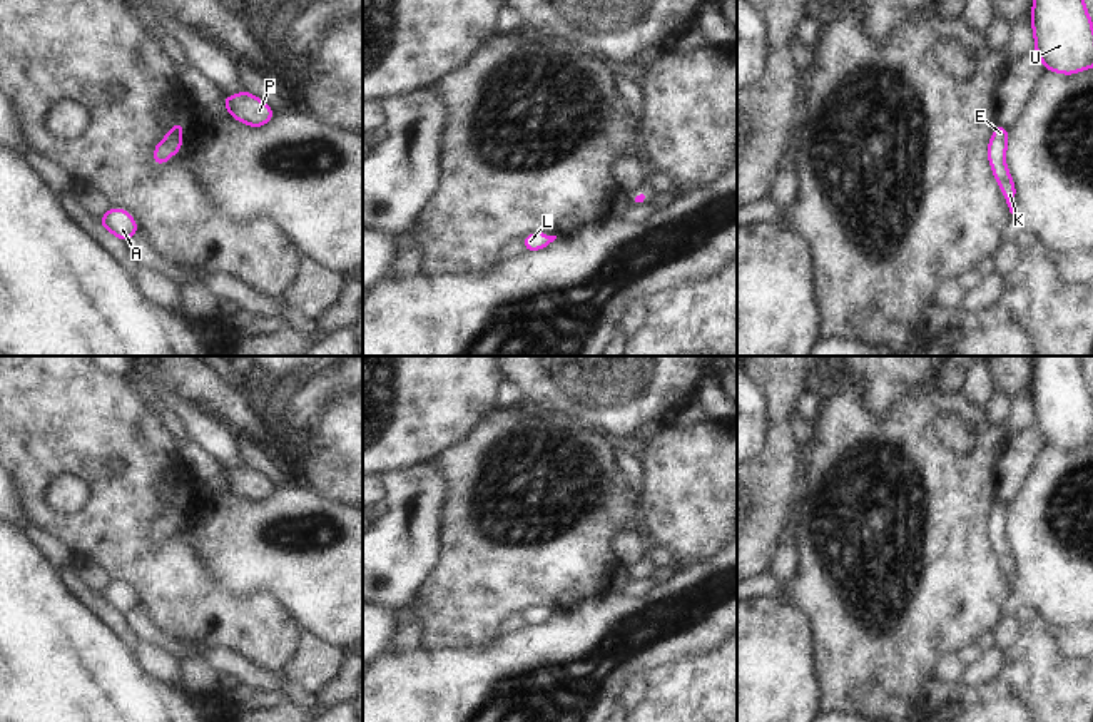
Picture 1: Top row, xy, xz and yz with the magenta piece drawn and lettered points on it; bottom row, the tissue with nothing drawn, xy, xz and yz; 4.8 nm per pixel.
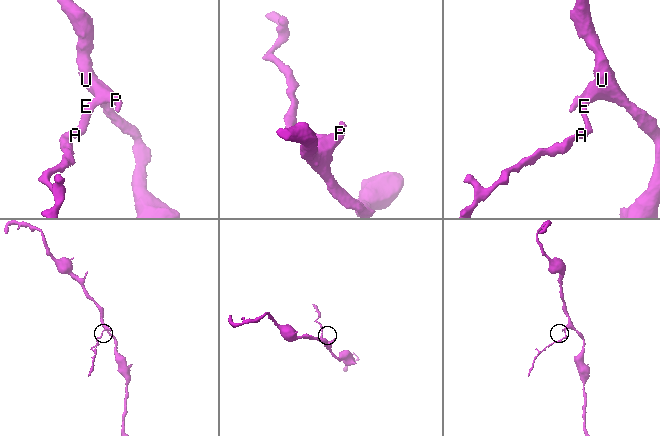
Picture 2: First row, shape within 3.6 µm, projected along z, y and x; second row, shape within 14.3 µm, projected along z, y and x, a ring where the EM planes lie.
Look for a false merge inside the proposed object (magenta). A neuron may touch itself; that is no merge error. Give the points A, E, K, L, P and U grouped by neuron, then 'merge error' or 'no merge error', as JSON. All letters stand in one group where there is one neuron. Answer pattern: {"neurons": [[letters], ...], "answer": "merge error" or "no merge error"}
{"neurons": [["A", "E", "K", "L", "P", "U"]], "answer": "no merge error"}

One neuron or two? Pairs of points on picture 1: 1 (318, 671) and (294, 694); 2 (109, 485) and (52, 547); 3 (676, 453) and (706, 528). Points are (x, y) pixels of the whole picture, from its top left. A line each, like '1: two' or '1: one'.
1: two
2: two
3: one

